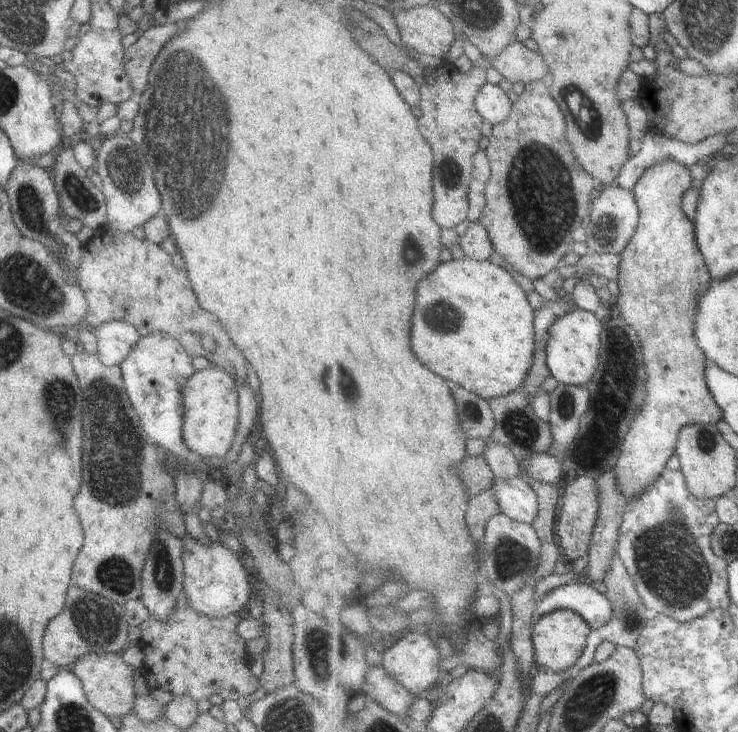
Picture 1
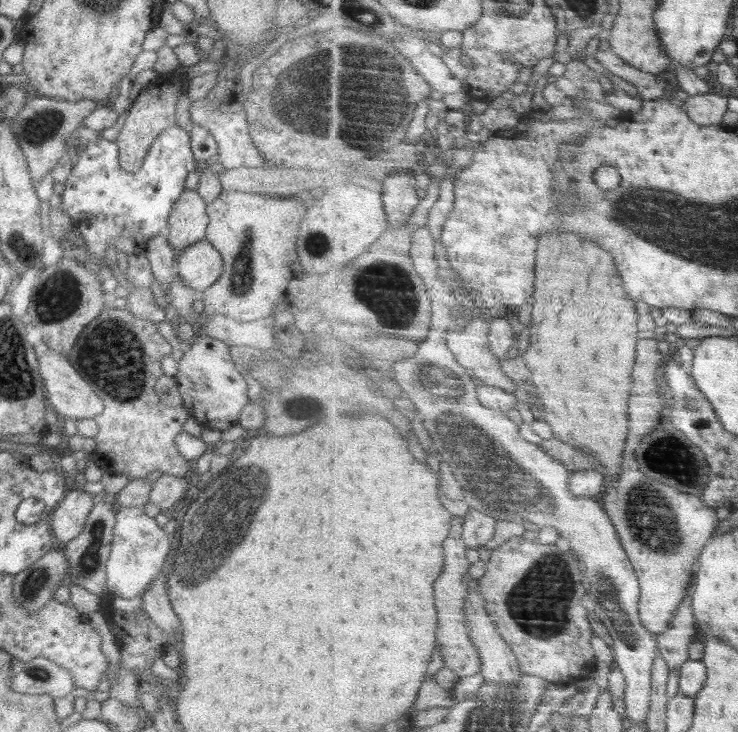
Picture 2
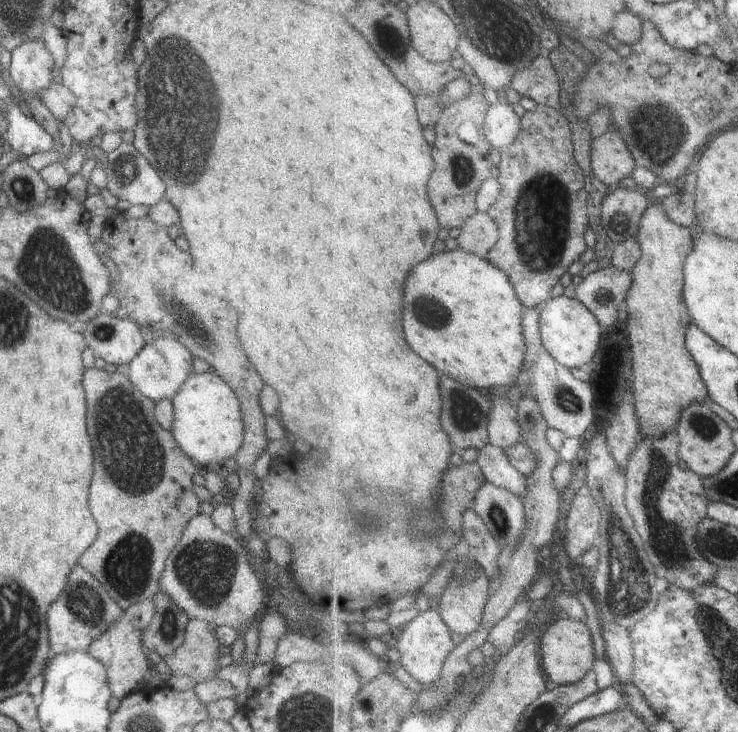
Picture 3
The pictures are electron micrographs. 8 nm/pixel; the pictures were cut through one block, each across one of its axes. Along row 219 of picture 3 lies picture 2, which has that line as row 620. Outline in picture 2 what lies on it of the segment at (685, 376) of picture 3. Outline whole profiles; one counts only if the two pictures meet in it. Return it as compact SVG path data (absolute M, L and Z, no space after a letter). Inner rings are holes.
M632 414L631 433L624 452L624 470L616 481L608 476L608 467L584 449L556 437L539 443L544 450L548 450L548 454L560 458L572 473L592 468L605 474L607 482L602 497L603 505L611 515L620 538L624 538L624 548L639 575L643 590L640 618L648 630L656 634L672 629L672 621L678 615L680 605L688 598L686 592L690 589L690 582L695 580L694 568L698 567L716 529L722 525L716 509L708 506L703 498L684 494L673 486L662 484L644 474L638 466L637 450L648 434L658 430L658 426L660 420L634 420Z

